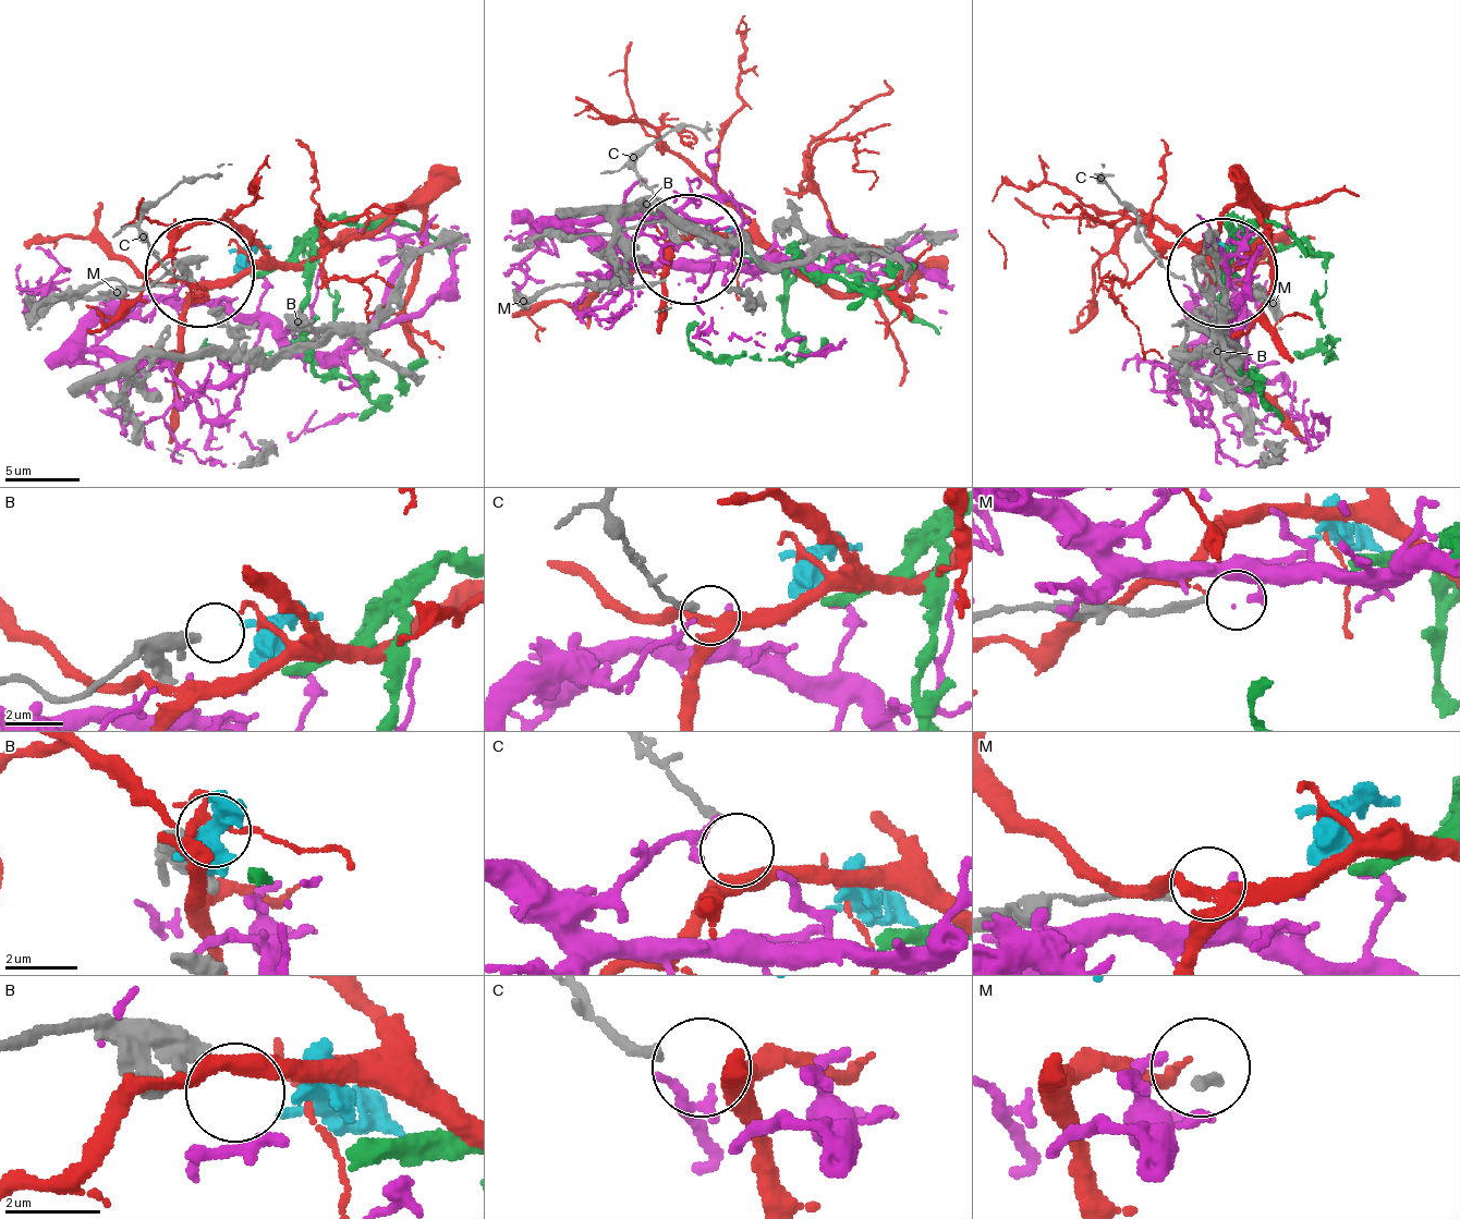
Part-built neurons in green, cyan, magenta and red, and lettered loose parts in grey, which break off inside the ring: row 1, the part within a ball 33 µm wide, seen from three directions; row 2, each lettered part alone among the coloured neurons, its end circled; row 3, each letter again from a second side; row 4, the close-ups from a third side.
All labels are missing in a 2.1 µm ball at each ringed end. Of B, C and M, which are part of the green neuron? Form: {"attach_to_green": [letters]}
{"attach_to_green": []}

